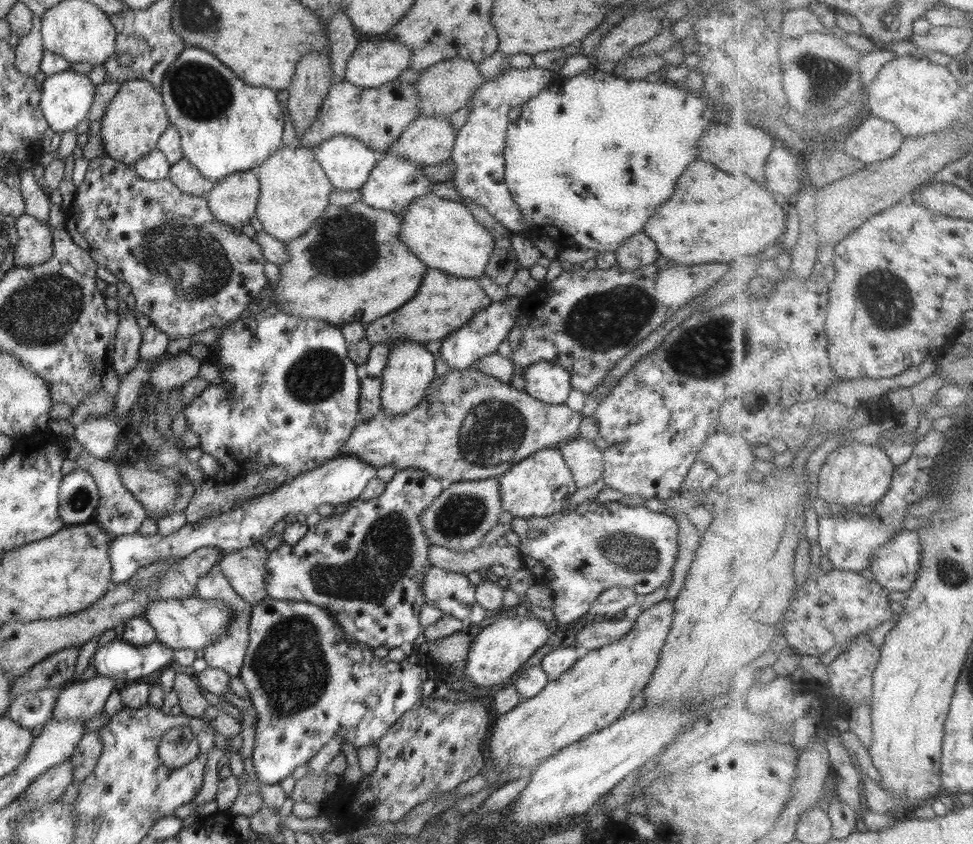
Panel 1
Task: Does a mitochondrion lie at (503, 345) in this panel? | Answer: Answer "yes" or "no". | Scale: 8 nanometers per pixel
no

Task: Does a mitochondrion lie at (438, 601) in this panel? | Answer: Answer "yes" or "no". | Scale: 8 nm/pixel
no

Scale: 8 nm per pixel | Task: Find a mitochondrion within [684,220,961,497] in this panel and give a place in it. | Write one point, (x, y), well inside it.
(888, 300)

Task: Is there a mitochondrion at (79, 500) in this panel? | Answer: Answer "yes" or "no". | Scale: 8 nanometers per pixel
yes

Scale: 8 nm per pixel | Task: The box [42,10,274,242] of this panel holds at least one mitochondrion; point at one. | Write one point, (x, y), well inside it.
(200, 92)

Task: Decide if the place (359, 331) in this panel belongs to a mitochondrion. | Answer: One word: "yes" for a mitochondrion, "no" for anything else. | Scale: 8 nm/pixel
no

